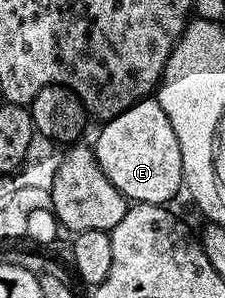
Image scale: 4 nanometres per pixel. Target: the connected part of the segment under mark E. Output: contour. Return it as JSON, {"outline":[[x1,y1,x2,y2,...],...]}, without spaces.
{"outline":[[150,95,143,98,142,101,136,101,127,111,123,111,115,119,104,122,100,128,101,134,98,135,97,142,92,142,91,148,93,153,97,156,99,167,105,172,107,179,111,179,111,183,123,194,126,202,136,203,138,205,168,206,170,204,169,200,171,200,177,192,182,192,185,176,183,175,183,155,179,151,179,139,175,135,175,127,171,127,171,119,167,119,167,111,163,111,161,102,157,100,156,96]]}

